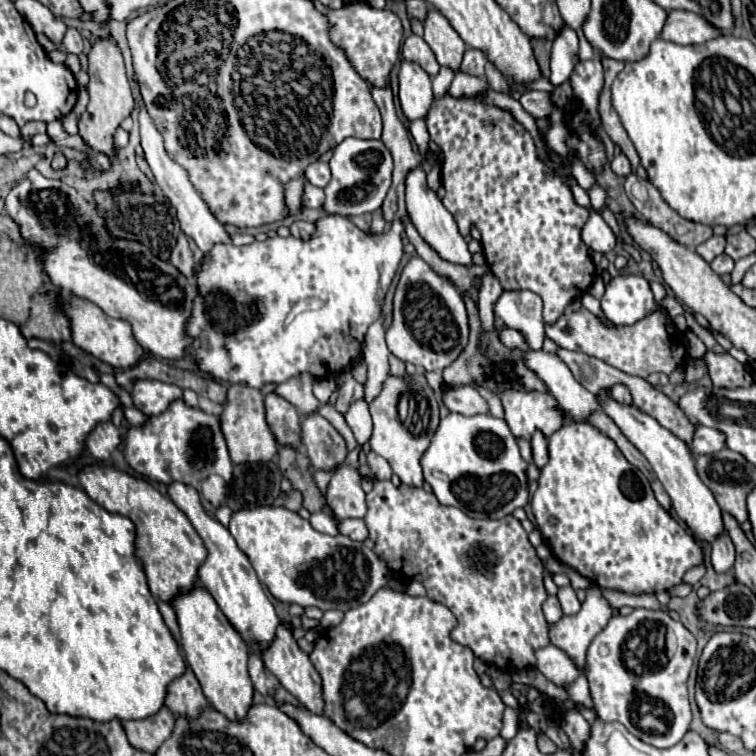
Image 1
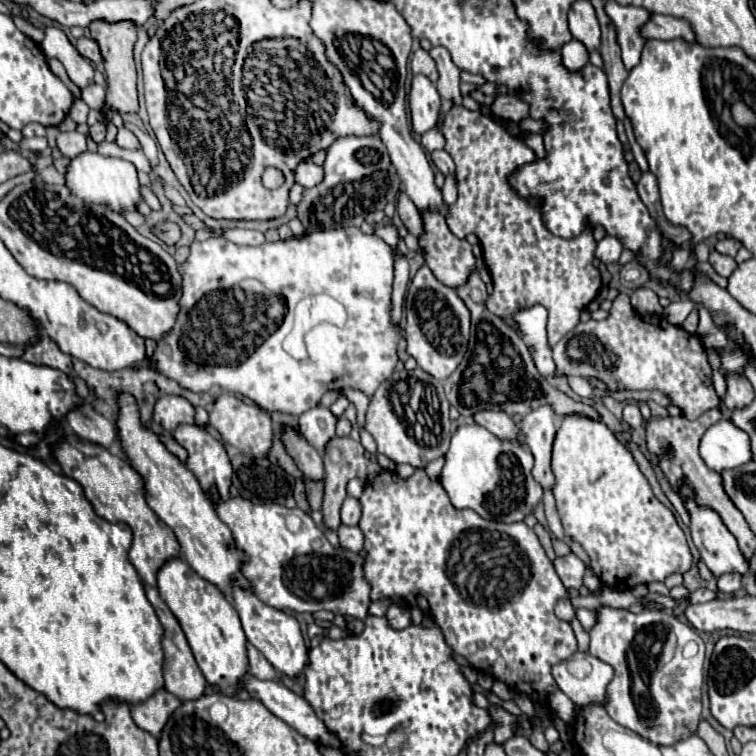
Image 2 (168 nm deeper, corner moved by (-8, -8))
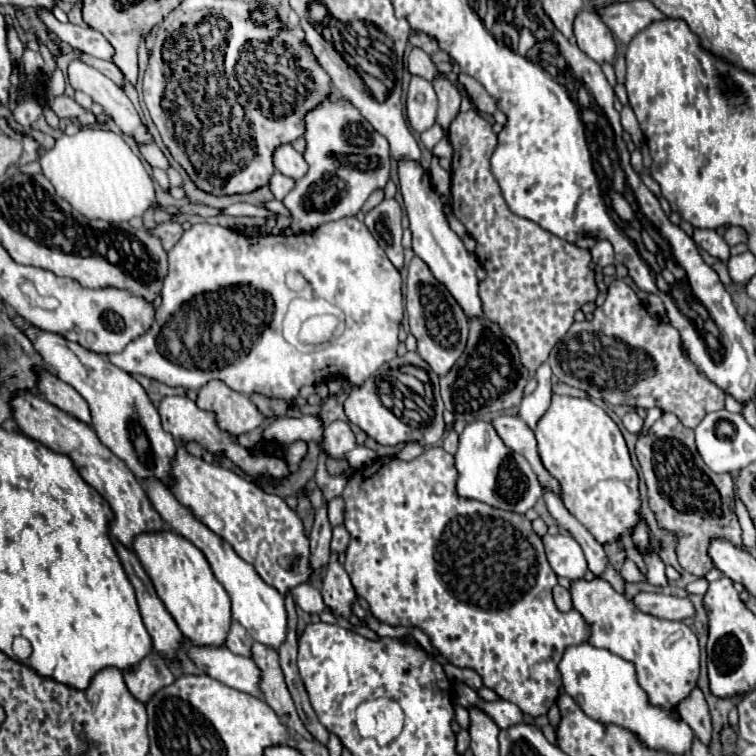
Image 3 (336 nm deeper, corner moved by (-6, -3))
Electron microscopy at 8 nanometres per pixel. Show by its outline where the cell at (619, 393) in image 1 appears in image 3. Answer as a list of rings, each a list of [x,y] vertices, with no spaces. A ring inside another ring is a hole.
[[[629,411],[629,413],[625,413],[625,417],[623,417],[623,425],[625,425],[627,431],[639,433],[639,431],[643,429],[643,419],[641,419],[635,411]]]

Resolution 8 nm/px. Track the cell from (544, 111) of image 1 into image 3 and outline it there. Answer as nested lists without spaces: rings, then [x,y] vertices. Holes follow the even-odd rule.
[[[461,73],[461,75],[459,75],[459,83],[465,87],[467,95],[471,97],[471,101],[475,103],[475,107],[477,107],[481,113],[491,113],[491,115],[493,115],[493,113],[497,111],[497,99],[493,99],[477,79],[473,79],[473,77]]]

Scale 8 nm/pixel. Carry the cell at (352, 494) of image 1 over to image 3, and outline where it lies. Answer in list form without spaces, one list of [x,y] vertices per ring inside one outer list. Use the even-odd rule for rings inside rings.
[[[335,497],[329,501],[329,521],[333,527],[345,521],[345,501],[341,497]]]

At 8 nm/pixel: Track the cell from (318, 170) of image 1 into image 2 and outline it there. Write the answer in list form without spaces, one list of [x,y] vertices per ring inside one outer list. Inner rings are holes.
[[[299,162],[299,166],[295,168],[295,182],[305,186],[305,188],[311,188],[311,186],[317,186],[319,182],[323,180],[323,170],[321,166],[313,164],[313,162]]]

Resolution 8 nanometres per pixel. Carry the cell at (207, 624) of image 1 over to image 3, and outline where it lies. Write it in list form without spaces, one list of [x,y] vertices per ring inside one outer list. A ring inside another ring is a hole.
[[[173,531],[157,533],[157,537],[137,537],[133,551],[151,577],[159,599],[177,621],[183,637],[195,647],[223,647],[233,621],[229,595],[213,577],[205,555],[191,541],[185,541]]]

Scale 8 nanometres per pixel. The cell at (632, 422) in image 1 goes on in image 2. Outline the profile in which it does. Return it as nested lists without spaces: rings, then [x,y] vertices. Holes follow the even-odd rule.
[[[685,500],[685,506],[691,516],[693,542],[711,574],[715,578],[727,572],[745,576],[749,572],[749,560],[743,558],[735,536],[727,530],[723,520],[711,508],[697,506],[693,500]]]

